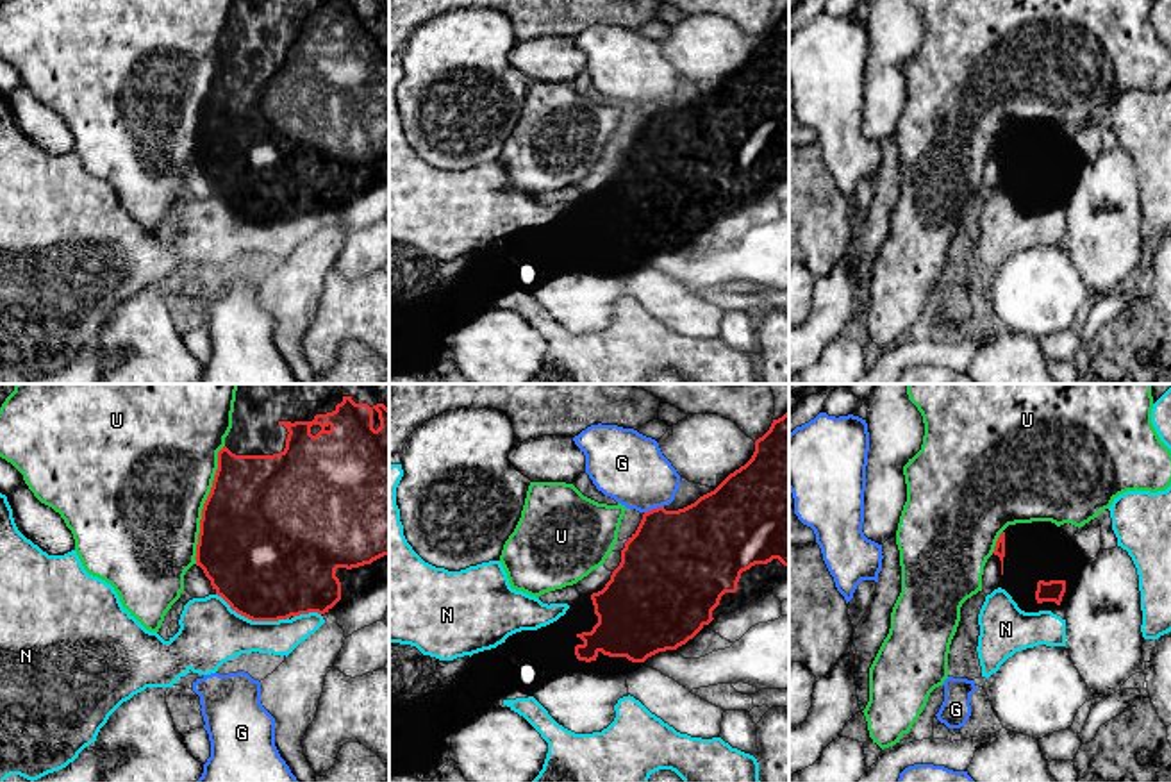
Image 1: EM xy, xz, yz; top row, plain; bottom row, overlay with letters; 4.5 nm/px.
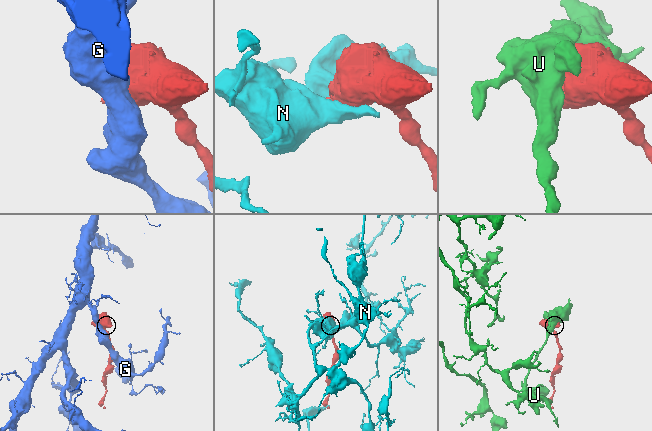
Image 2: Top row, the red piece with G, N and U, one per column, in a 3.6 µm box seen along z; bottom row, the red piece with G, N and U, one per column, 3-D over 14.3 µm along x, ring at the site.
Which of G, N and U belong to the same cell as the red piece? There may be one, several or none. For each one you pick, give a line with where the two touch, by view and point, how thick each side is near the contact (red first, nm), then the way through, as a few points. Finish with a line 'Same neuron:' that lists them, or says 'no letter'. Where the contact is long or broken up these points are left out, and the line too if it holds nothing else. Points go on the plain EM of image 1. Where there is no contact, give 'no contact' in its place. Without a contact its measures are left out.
Same neuron: no letter

